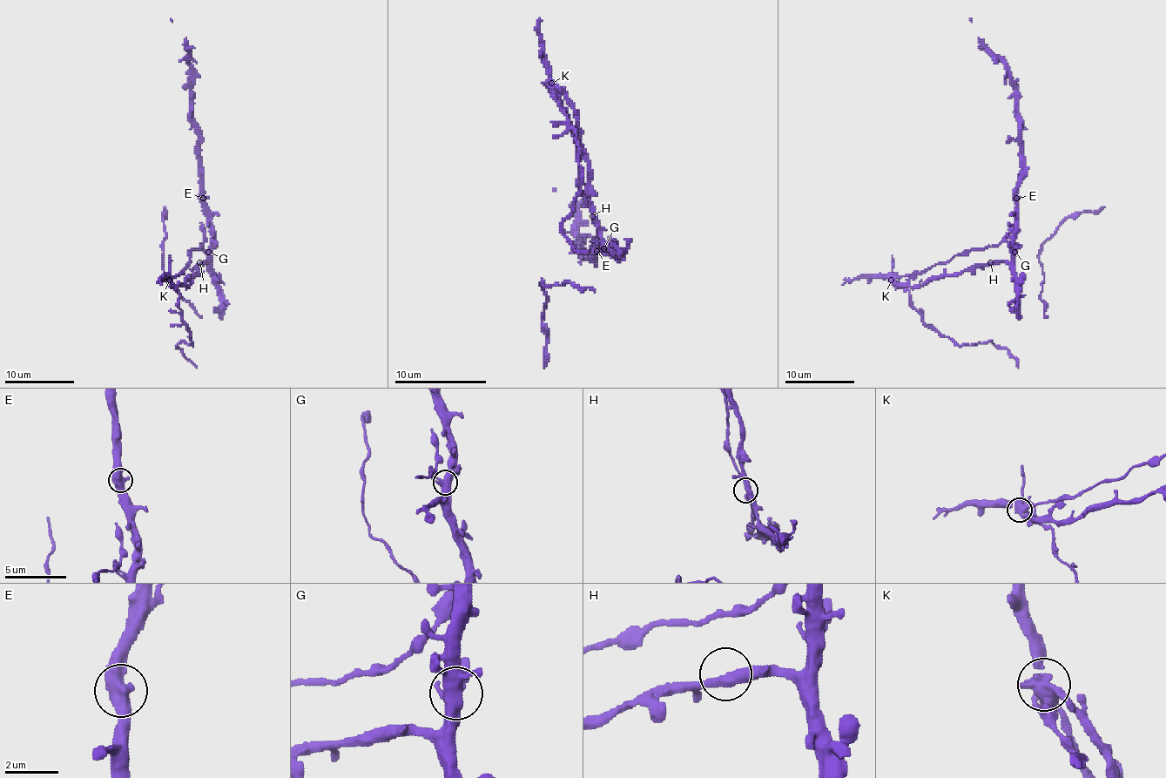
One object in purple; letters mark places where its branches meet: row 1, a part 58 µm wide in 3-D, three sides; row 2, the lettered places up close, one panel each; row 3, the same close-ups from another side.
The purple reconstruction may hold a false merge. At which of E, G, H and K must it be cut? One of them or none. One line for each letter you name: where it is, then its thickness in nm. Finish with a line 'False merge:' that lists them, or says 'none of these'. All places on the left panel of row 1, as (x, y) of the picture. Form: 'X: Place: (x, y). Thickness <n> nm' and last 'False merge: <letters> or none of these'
K: Place: (169, 280). Thickness 480 nm
False merge: K

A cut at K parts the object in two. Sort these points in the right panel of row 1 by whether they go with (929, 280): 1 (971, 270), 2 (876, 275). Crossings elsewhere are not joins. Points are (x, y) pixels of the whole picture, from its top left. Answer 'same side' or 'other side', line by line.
1: same side
2: same side

